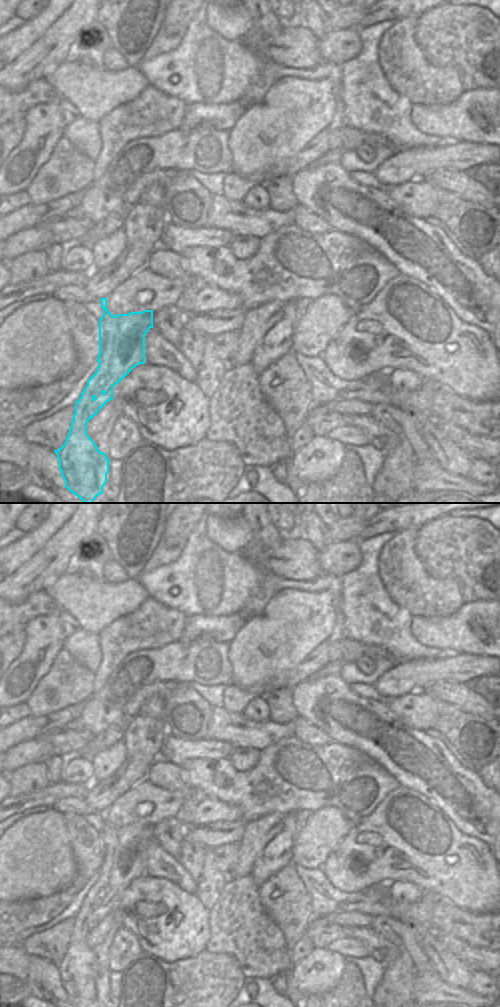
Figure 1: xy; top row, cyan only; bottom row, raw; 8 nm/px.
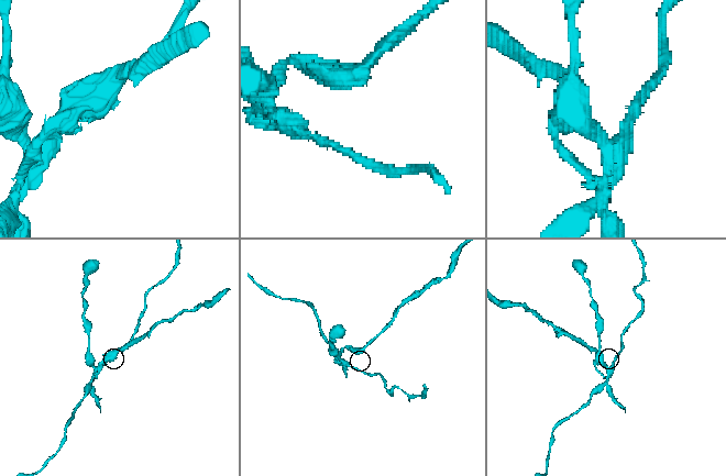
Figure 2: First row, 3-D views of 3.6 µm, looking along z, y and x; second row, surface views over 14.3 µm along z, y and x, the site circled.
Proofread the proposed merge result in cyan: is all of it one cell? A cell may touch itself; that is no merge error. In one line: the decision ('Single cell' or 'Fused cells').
Fused cells.

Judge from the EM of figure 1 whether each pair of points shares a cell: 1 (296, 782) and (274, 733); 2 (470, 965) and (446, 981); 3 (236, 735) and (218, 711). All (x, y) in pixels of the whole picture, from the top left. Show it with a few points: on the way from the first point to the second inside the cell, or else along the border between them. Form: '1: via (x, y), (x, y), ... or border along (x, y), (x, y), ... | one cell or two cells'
1: border along (288, 735), (280, 735), (259, 750) | two cells
2: border along (450, 950), (450, 960), (459, 973) | two cells
3: via (231, 729), (220, 717) | one cell

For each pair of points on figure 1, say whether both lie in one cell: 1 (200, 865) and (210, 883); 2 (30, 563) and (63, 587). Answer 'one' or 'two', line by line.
1: one
2: two

